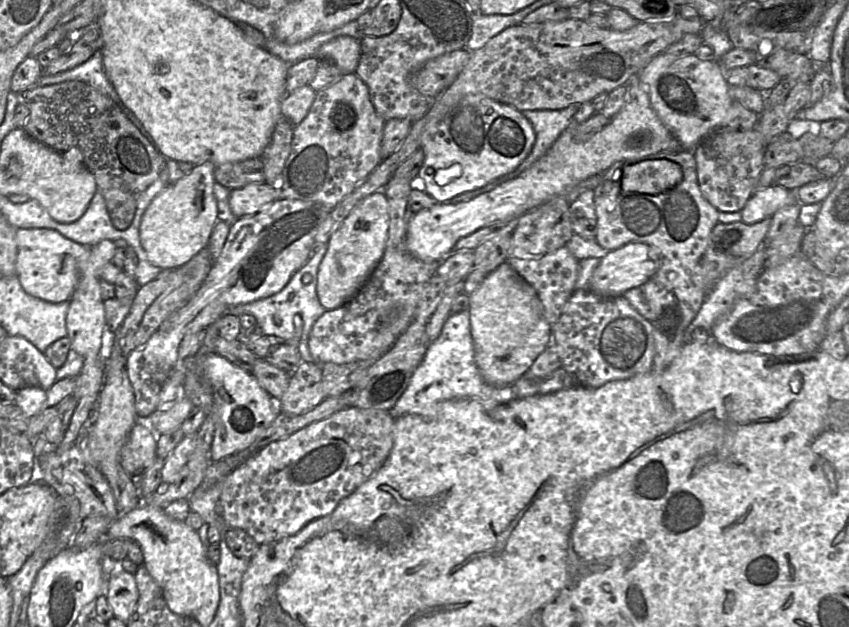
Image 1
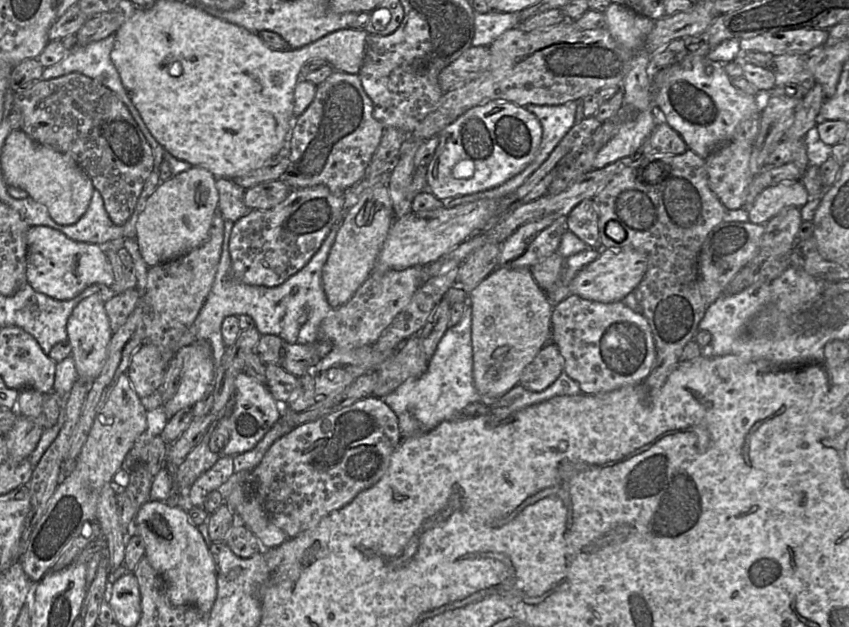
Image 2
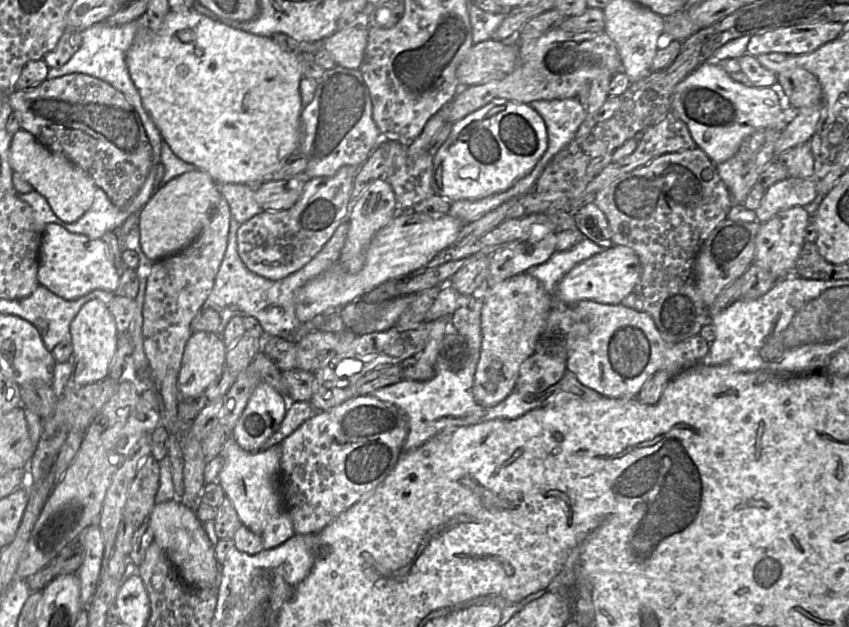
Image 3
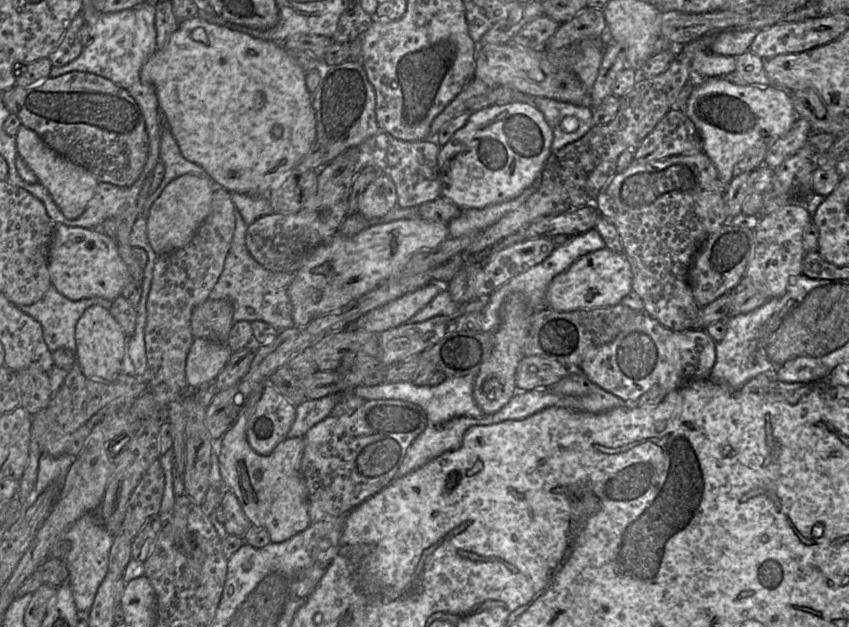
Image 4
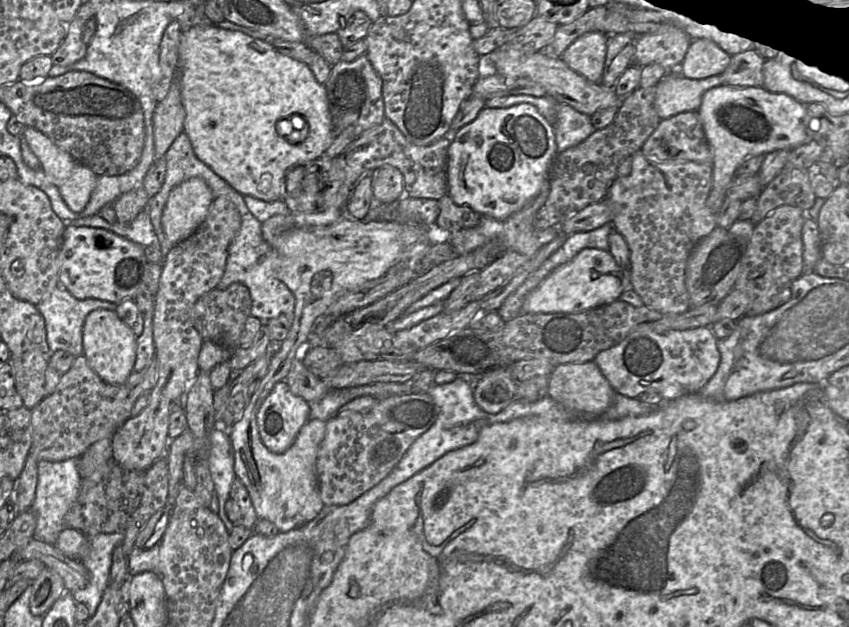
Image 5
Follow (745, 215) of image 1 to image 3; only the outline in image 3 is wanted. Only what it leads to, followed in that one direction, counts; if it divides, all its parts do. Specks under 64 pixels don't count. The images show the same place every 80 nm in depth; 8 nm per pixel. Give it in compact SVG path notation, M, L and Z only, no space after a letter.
M788 177L766 189L759 207L755 210L757 221L767 222L777 213L810 204L817 196L813 179Z

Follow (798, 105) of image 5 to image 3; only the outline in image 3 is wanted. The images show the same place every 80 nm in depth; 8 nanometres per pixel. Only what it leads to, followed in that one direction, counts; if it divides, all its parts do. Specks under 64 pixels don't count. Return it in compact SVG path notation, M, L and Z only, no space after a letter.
M709 61L702 63L675 87L671 111L685 122L697 146L715 164L735 156L747 136L769 127L785 129L795 117L795 109L777 87L746 86Z

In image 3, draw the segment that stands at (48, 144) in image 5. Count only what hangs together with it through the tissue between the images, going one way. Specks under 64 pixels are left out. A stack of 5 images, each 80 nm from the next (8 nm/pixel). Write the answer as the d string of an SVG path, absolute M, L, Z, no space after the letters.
M20 128L12 135L8 160L13 172L18 172L33 190L44 196L63 222L76 222L91 207L97 189L93 178L63 154L42 145L31 133Z

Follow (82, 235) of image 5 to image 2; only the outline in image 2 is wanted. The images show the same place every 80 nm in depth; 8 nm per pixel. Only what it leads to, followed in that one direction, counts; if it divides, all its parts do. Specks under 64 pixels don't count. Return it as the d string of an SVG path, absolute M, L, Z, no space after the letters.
M32 226L27 232L26 277L35 291L59 301L71 300L94 284L114 284L104 246L74 241L48 226Z

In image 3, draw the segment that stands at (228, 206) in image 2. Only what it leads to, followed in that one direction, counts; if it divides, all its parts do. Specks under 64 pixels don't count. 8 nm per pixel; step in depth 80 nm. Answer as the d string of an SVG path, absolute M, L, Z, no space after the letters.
M237 183L218 185L221 196L229 204L231 216L237 222L243 224L263 211L254 198L255 188L253 186Z

